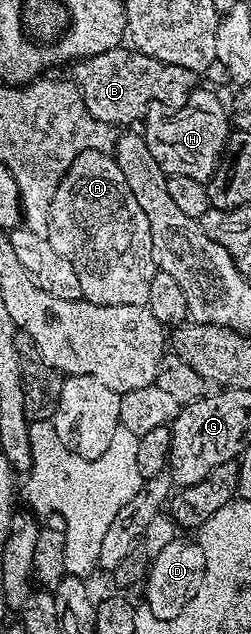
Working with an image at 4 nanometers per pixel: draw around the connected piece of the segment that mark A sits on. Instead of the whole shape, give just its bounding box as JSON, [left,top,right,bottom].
[47,148,158,306]

